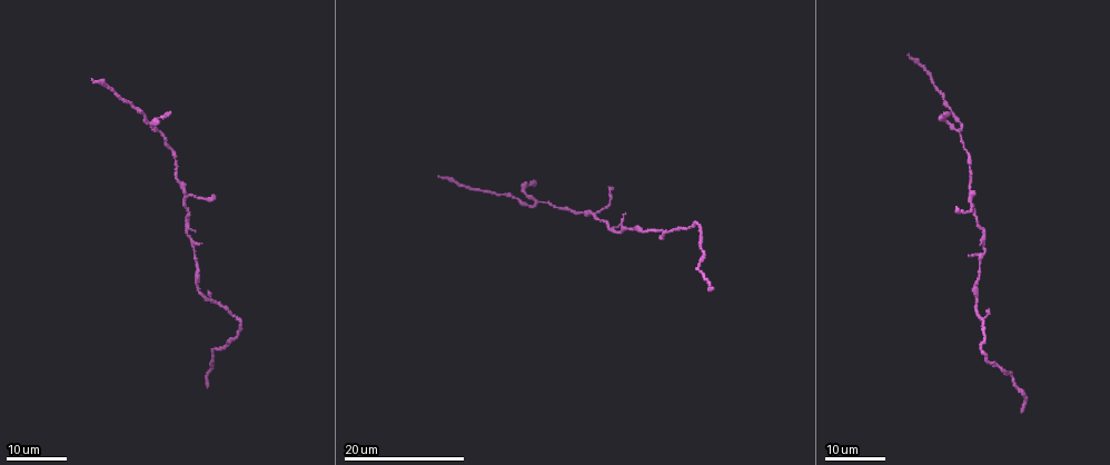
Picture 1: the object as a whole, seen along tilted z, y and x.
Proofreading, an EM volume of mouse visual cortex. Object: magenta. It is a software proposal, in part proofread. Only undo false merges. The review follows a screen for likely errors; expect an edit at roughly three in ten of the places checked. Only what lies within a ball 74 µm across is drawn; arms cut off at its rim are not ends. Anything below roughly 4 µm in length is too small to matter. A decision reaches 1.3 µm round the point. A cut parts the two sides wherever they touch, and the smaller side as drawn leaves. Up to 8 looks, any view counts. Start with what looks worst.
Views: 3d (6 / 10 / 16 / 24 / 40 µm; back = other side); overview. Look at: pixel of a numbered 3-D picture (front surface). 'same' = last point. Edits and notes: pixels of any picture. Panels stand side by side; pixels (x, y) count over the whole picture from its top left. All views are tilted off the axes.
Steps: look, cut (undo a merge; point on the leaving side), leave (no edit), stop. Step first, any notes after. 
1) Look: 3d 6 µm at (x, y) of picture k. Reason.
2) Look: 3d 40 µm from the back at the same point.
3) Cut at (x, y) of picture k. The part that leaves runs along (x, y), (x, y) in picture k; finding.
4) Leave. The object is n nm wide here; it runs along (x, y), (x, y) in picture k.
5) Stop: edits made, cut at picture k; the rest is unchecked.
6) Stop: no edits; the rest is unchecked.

Look: 3d 16 µm at (186, 197) of picture 1. Three arms meet.

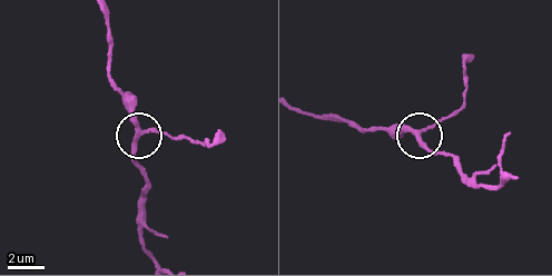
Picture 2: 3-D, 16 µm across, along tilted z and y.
Look: 3d 6 µm at (418, 133) of picture 2.

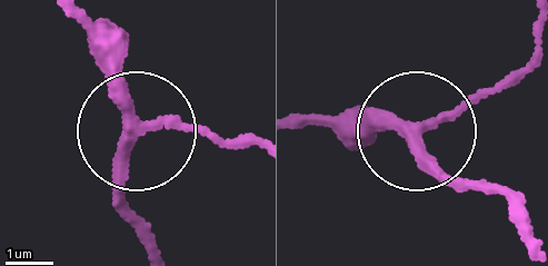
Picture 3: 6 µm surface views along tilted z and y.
Leave. 3 arms meet here; it runs along (152, 245), (129, 202), (129, 136), (179, 122), (251, 138) in picture 3; continuous, no second neuron.

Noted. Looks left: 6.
Look: 3d 16 µm at (956, 130) of picture 1. Three-way junction.

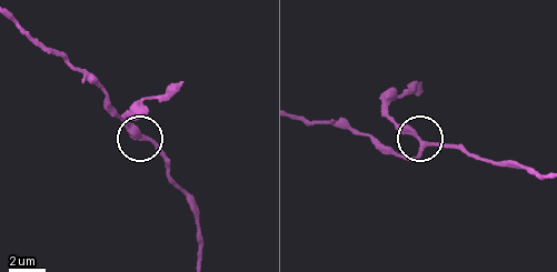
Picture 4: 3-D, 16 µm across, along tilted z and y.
Look: 3d 10 µm at (421, 145) of picture 4. Closer look.

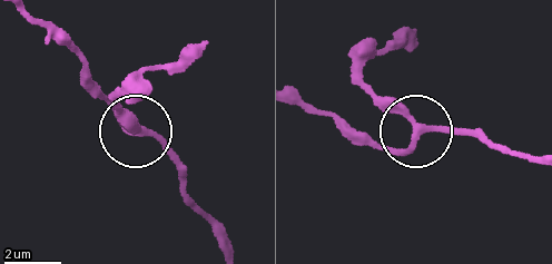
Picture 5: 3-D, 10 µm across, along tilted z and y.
Leave. It runs along (533, 155), (475, 133), (416, 127), (354, 78) in picture 5; one neuron here.

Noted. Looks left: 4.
Look: 3d 16 µm at (613, 230) of picture 1. Branch point.

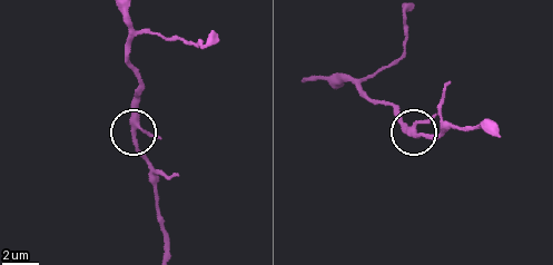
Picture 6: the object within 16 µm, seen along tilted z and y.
Look: 3d 6 µm at (131, 124) of picture 6.

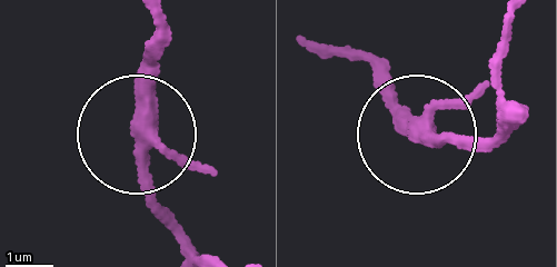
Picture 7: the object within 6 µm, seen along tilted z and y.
Leave. 3 arms meet here; it runs along (145, 138), (135, 172), (172, 238) in picture 7; continuous, no second neuron.

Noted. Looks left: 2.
Look: 3d 16 µm at (561, 206) of picture 1.

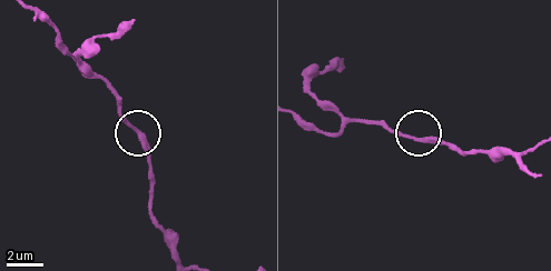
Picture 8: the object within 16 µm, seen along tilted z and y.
Look: 3d 10 µm at (425, 139) of picture 8. Closer look.

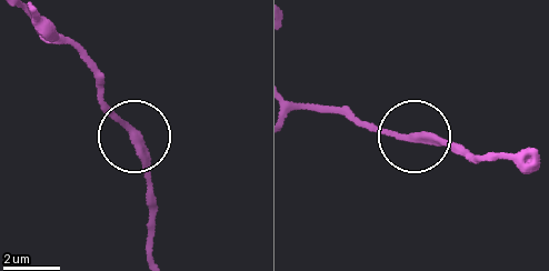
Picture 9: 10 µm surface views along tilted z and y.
Leave. It runs along (153, 251), (145, 148), (99, 86) in picture 9; all the same neuron.

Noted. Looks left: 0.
Stop: no edits; the rest is unchecked.

